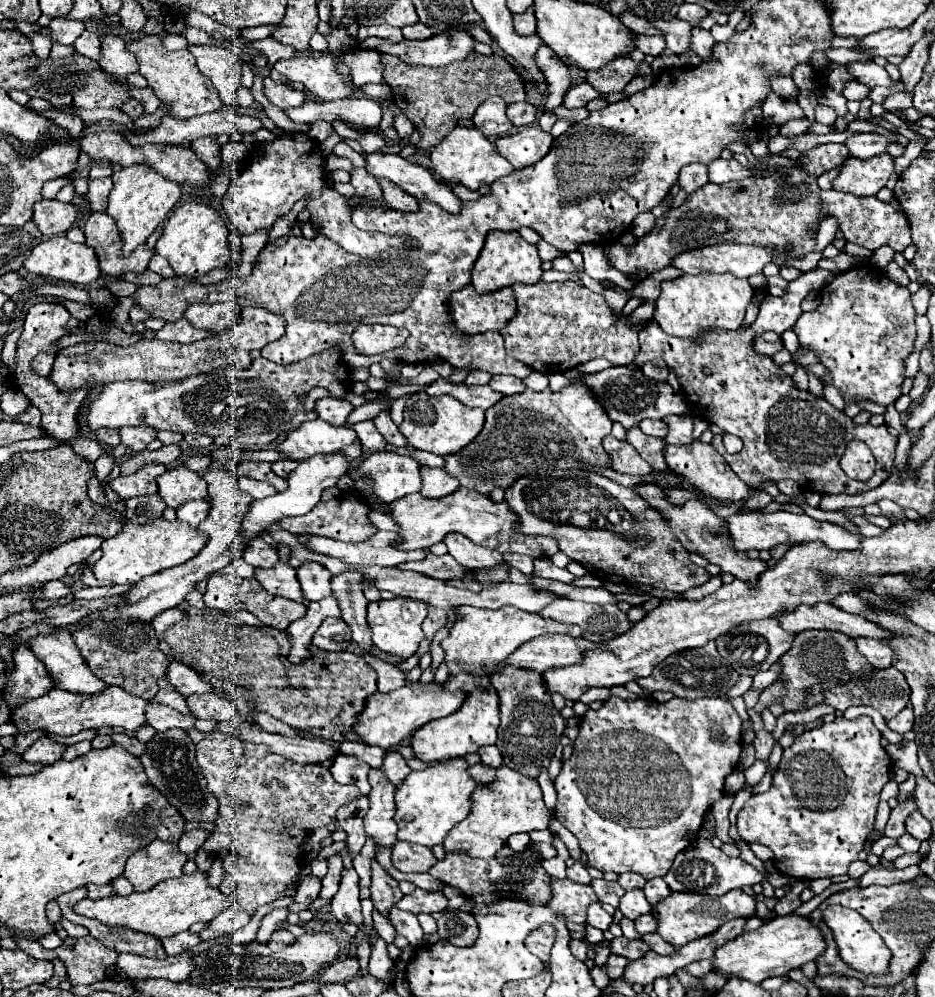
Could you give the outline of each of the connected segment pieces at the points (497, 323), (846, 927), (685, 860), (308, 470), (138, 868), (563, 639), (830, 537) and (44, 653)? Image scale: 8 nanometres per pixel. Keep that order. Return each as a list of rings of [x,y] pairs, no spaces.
[[[472,284],[456,290],[448,298],[448,312],[454,326],[464,334],[482,334],[486,330],[500,330],[516,314],[516,300],[512,288],[478,294]]]
[[[828,906],[822,914],[822,922],[830,928],[842,962],[846,962],[850,968],[854,968],[854,970],[858,970],[866,976],[868,974],[872,974],[872,976],[890,974],[892,952],[880,940],[880,936],[870,928],[870,922],[866,922],[866,918],[862,918],[856,910],[850,910],[850,908],[844,908],[844,906]]]
[[[704,838],[696,840],[692,846],[682,850],[676,856],[670,872],[664,876],[670,890],[700,892],[700,894],[708,894],[708,896],[720,896],[720,894],[726,894],[728,890],[734,890],[734,888],[752,886],[752,884],[761,883],[762,878],[764,876],[758,870],[754,870],[754,866],[750,866],[742,858],[726,856],[720,848],[716,848],[710,840],[704,840]]]
[[[334,452],[334,454],[316,454],[310,456],[308,460],[298,462],[298,468],[290,474],[288,478],[288,488],[280,494],[274,494],[270,498],[262,498],[262,500],[252,500],[250,504],[250,512],[246,514],[246,522],[242,526],[242,540],[248,542],[252,536],[258,536],[260,532],[264,532],[270,524],[278,522],[282,516],[300,516],[310,512],[318,502],[320,502],[320,494],[326,488],[336,486],[336,482],[346,476],[350,470],[350,460],[344,452]]]
[[[152,840],[146,848],[134,852],[126,860],[124,876],[138,892],[146,892],[162,880],[182,876],[182,866],[186,860],[186,854],[182,854],[176,844]]]
[[[544,634],[520,646],[510,658],[506,658],[492,672],[500,670],[504,664],[512,664],[518,668],[530,668],[538,672],[546,672],[558,666],[570,666],[582,662],[582,652],[594,648],[596,642],[586,638],[572,638],[566,634]]]
[[[748,512],[748,514],[732,514],[728,520],[728,530],[732,536],[732,544],[740,552],[750,552],[750,550],[772,550],[778,544],[808,544],[808,542],[820,542],[822,546],[840,552],[840,550],[860,550],[862,536],[852,534],[844,526],[832,524],[832,522],[818,522],[806,514],[792,514],[792,512]]]
[[[66,630],[64,632],[52,632],[50,636],[32,638],[32,652],[36,654],[36,658],[40,658],[44,662],[56,688],[68,690],[68,692],[78,692],[78,694],[100,694],[100,690],[106,690],[106,682],[102,682],[86,666],[86,660],[82,658],[78,646],[74,646],[74,640]]]

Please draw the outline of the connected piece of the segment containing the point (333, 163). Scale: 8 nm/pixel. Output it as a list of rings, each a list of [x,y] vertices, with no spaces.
[[[330,154],[326,160],[328,160],[328,162],[326,162],[328,170],[346,170],[346,172],[350,172],[350,170],[354,168],[350,160],[346,160],[346,158],[340,158],[340,156],[334,156],[334,154]]]

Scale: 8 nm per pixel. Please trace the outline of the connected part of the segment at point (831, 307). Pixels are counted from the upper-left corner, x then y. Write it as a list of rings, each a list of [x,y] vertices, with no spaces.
[[[868,264],[860,268],[850,268],[834,278],[828,286],[820,292],[820,304],[816,310],[802,314],[794,324],[794,332],[798,334],[800,346],[814,350],[820,362],[830,370],[830,376],[824,382],[834,384],[846,398],[846,402],[858,400],[872,400],[882,406],[892,404],[900,396],[900,384],[904,382],[902,362],[912,352],[912,342],[916,336],[914,330],[914,306],[908,288],[894,284],[886,274]]]

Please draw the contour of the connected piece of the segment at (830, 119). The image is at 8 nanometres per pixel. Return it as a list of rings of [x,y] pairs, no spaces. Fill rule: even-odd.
[[[816,106],[816,122],[818,124],[826,124],[826,126],[832,126],[836,120],[836,112],[828,106]]]

